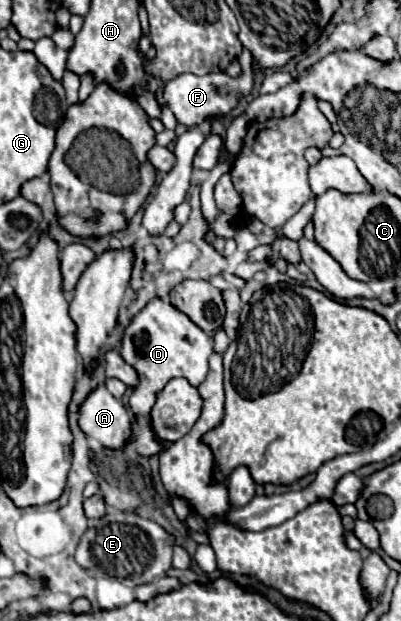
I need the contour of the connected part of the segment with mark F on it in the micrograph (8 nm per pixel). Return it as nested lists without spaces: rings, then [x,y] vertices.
[[[241,67],[239,77],[229,77],[227,73],[207,73],[201,77],[193,73],[183,73],[173,81],[165,83],[165,101],[181,125],[195,127],[205,119],[221,119],[229,115],[237,107],[239,99],[247,97],[251,91],[253,71],[249,67]]]

